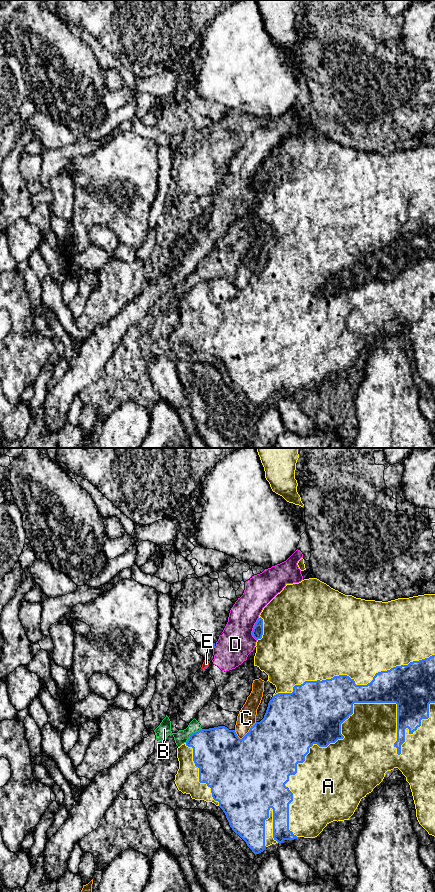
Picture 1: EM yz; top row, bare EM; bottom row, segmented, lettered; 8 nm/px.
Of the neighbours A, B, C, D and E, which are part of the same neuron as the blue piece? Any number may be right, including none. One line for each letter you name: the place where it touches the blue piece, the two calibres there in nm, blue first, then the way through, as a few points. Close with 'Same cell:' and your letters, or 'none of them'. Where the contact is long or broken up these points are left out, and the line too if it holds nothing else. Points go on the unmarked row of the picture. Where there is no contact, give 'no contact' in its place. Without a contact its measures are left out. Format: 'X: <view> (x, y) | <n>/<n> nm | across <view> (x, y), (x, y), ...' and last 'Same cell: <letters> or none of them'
A: yz (355, 254) | 400/400 nm
Same cell: A

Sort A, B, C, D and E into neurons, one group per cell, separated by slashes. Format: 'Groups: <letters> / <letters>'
Groups: A / B D E / C

